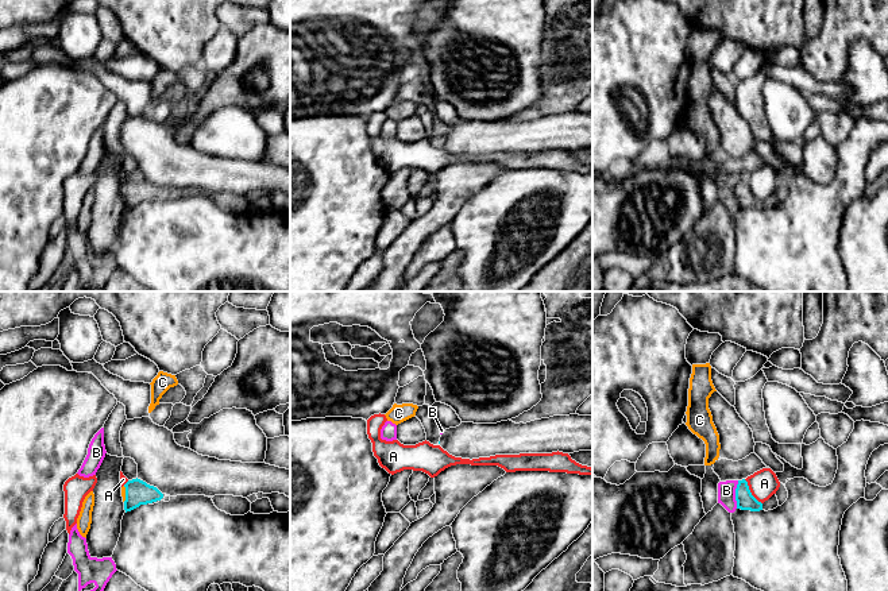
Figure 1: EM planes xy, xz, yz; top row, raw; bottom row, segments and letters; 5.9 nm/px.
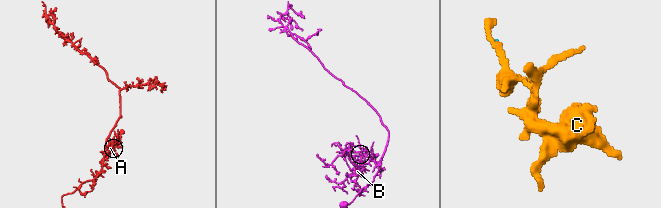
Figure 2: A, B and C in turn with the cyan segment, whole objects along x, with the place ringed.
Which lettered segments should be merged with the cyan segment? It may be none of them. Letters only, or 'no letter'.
C

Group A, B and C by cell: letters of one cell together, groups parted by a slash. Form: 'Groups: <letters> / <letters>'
Groups: A / B / C

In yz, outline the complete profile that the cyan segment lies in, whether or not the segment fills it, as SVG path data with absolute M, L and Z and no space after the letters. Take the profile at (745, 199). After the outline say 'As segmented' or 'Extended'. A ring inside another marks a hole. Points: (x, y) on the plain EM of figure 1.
M745 177L738 178L737 186L736 186L736 198L737 198L737 206L750 208L750 209L762 208L762 201L758 200L752 193L748 179Z. As segmented

